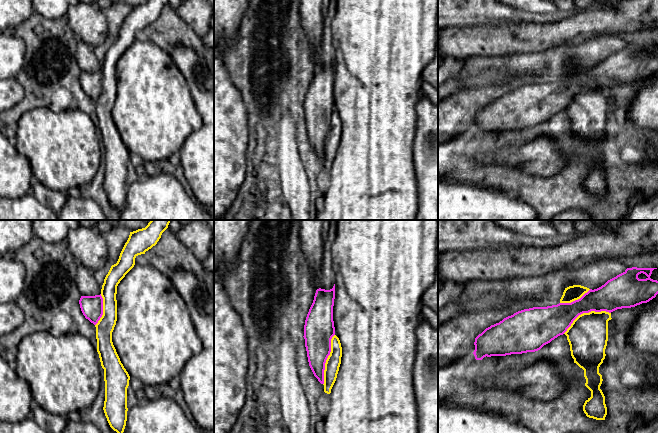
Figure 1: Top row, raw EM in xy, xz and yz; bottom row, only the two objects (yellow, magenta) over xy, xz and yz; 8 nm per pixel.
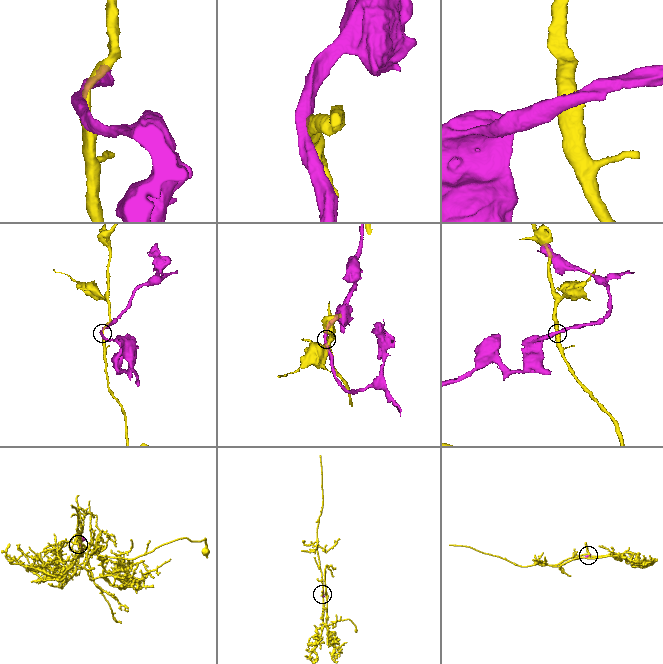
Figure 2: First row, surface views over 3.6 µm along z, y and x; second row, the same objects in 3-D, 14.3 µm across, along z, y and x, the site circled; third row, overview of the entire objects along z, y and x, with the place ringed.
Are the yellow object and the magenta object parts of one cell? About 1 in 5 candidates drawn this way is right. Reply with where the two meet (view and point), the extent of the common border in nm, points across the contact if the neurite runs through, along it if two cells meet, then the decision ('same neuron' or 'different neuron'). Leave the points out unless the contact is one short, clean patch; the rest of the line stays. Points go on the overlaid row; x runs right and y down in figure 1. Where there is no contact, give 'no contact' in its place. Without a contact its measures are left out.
meets yellow in yz at (585, 313); contact 420 nm long; different neuron

